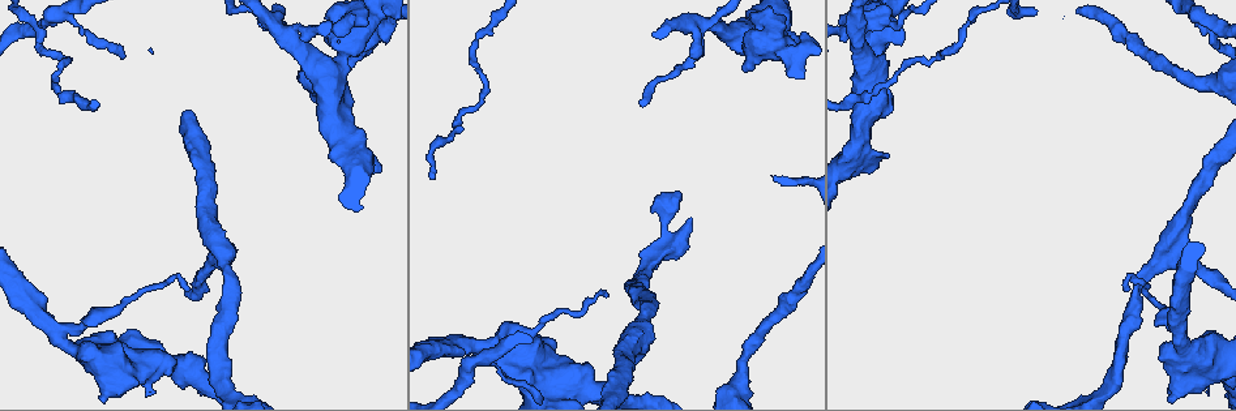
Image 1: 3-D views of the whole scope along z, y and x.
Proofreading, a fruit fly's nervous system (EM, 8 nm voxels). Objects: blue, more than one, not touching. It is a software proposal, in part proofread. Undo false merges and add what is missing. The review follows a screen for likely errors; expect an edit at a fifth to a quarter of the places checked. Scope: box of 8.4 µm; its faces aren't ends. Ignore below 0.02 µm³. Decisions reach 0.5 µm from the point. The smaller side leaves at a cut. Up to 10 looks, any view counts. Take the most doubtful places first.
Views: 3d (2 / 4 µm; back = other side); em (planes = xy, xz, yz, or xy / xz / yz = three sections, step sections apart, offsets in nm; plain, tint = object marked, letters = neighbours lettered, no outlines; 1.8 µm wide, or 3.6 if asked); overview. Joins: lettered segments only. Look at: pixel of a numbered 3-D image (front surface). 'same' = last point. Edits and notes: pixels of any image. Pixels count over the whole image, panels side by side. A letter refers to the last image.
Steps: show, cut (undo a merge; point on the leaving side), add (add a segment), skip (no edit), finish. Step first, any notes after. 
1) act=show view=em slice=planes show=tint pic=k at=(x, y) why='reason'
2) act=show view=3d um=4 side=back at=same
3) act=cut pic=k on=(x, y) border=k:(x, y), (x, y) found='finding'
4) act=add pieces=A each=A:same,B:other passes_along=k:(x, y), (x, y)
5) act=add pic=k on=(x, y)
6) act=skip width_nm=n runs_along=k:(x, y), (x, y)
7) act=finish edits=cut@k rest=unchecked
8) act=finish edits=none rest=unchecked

act=show view=3d um=2 pic=1 at=(694, 28) why='four or more arms meet'

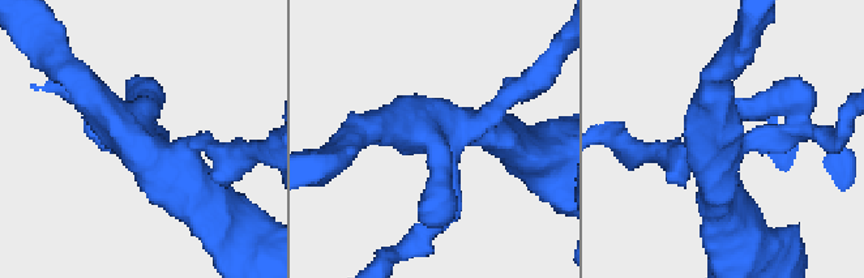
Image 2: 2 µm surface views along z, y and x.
act=show view=em slice=planes show=letters pic=2 at=(725, 141) why='shape alone is not enough'

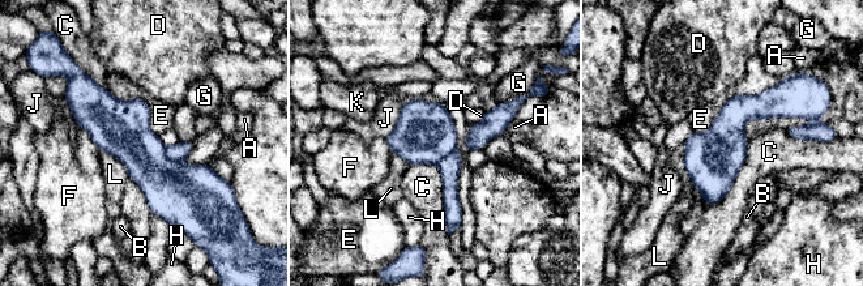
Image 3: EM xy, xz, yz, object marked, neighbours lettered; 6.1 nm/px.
act=cut pic=3 on=(180, 150) each=A:other,B:other,C:other,D:other,E:other,F:other,G:other,H:other,J:other,K:other,L:other arms=4 found='a second neuron is stuck on'

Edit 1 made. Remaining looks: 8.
act=show view=3d um=2 pic=1 at=(784, 46) why='two arms in line, one across'

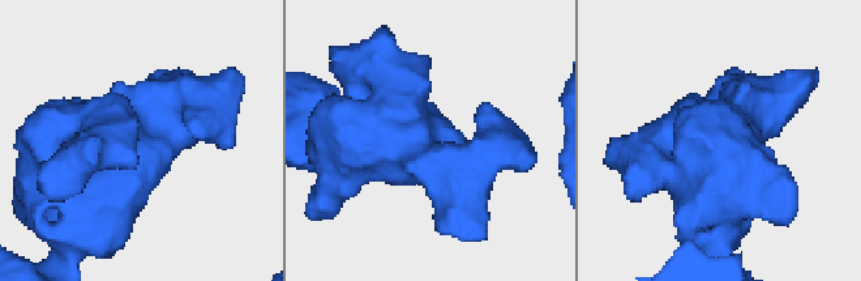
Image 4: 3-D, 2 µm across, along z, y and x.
act=show view=em slice=xz step=16 show=letters pic=4 at=(423, 147) why='now the EM'

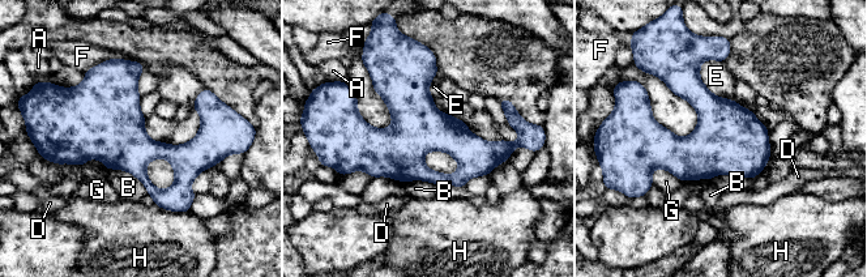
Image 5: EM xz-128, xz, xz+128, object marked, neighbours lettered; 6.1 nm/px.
act=skip longest_contact=F:380nm each=A:other,B:other,D:other,E:other,F:other,G:other,H:other border=5:(110, 169), (129, 171), (148, 194) found='continuous, no second neuron'

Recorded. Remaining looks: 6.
act=show view=em um=3.6 slice=planes show=letters pic=1 at=(354, 158) why='a fork'

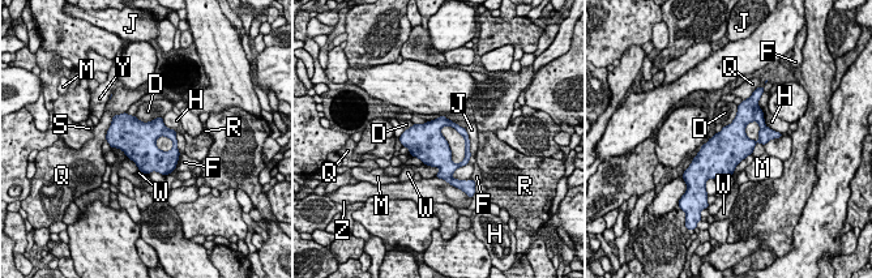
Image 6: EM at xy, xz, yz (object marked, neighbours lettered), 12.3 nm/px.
act=skip width_nm=420 longest_contact=Q:440nm each=D:other,F:other,H:other,J:other,M:other,Q:other,R:other,S:other,W:other,Y:other,Z:other found='all the same neuron'

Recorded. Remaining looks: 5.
act=show view=em um=3.6 slice=planes show=letters pic=1 at=(553, 384) why='sudden change in width'

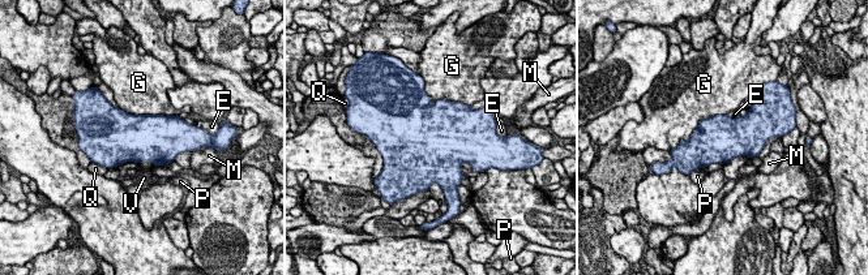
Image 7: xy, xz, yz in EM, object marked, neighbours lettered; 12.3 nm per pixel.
act=add pieces=V each=E:other,G:other,M:other,P:other,Q:other,V:same passes_along=7:(152, 141), (146, 160), (144, 177) found='it goes on there'

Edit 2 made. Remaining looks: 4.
act=finish edits=cut@3,add@7 rest=unchecked

